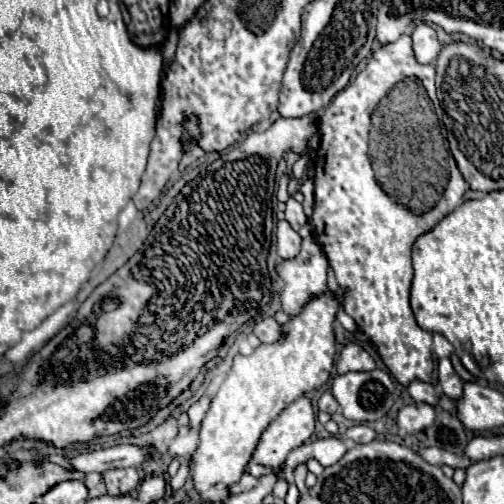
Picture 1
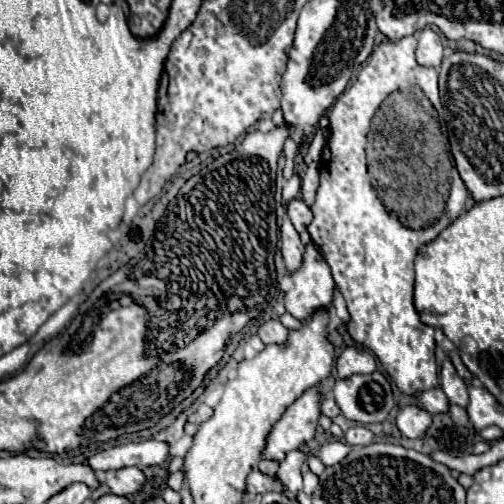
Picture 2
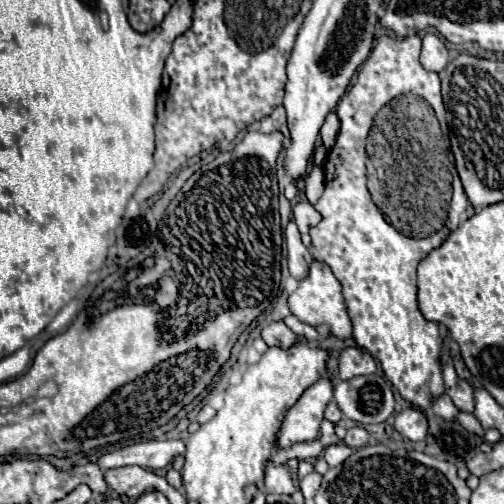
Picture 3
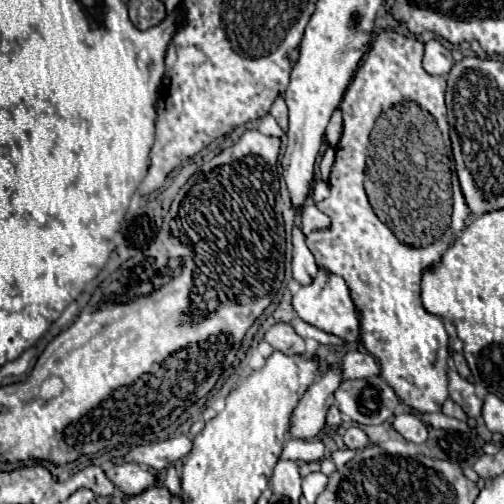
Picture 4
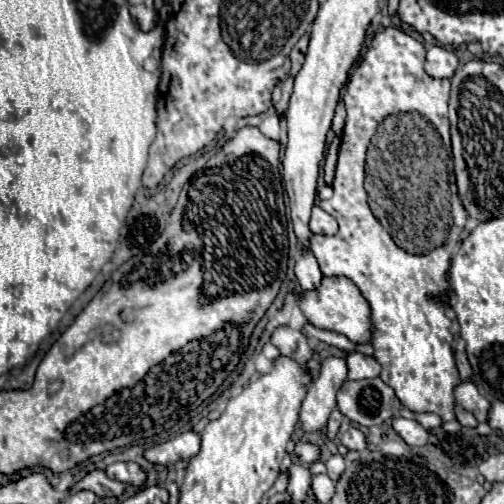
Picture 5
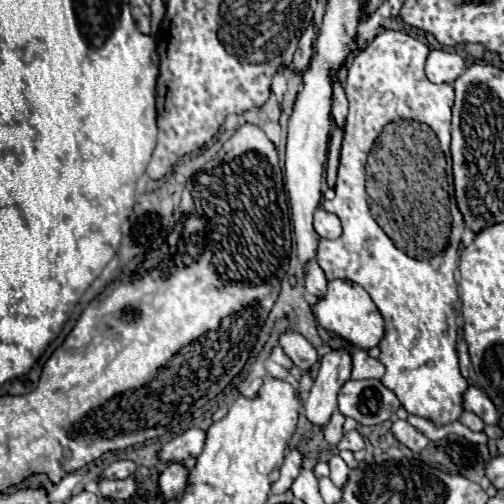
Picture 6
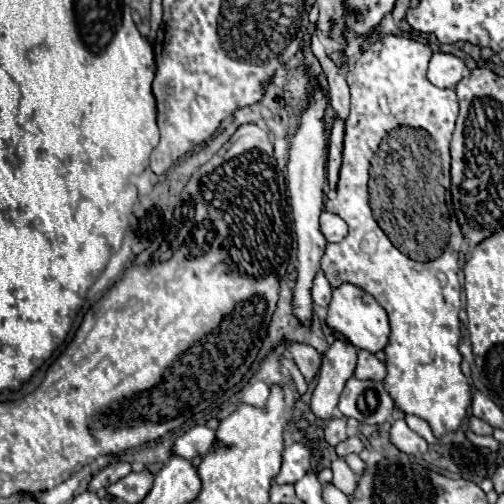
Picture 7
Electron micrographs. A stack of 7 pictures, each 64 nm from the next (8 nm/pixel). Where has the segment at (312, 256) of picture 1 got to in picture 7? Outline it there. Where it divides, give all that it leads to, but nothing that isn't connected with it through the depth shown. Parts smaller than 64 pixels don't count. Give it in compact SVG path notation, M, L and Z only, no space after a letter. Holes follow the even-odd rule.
M342 284L340 288L332 290L332 302L328 306L326 322L336 332L344 334L344 338L350 340L360 350L380 352L388 346L388 332L390 332L388 314L384 312L384 308L380 308L380 304L376 304L372 296L368 296L368 292L364 292L354 284Z

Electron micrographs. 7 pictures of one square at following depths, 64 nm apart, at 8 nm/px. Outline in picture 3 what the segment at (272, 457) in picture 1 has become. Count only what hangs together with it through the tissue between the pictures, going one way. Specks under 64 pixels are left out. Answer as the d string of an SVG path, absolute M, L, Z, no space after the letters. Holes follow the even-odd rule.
M324 380L312 384L300 400L288 410L280 434L278 448L286 448L294 442L312 442L318 436L320 424L324 420L324 408L334 398L334 382Z

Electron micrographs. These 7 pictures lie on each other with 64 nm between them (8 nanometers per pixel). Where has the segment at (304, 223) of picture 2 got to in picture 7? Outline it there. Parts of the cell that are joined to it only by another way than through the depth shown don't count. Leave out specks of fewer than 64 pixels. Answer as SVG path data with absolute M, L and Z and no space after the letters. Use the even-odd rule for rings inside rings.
M326 210L320 216L320 228L328 242L342 242L348 236L348 224L340 216Z

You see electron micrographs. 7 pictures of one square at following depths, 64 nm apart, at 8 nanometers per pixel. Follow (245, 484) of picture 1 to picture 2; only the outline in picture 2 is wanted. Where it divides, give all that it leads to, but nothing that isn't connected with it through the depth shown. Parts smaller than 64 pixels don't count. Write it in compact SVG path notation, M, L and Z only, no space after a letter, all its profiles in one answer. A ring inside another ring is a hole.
M254 470L248 476L248 492L258 492L258 494L266 494L266 492L284 492L284 484L278 480L278 476L268 476L264 472Z

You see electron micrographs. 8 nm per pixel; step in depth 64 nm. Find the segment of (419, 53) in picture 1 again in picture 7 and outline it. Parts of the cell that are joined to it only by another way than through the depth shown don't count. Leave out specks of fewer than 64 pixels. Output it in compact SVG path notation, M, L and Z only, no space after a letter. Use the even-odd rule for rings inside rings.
M436 52L430 60L428 80L438 88L456 88L456 84L466 76L464 62L454 54Z

